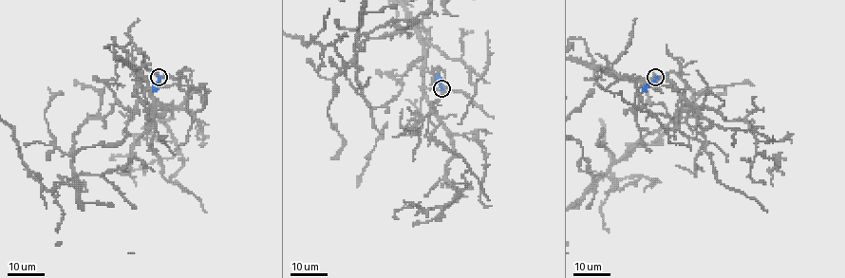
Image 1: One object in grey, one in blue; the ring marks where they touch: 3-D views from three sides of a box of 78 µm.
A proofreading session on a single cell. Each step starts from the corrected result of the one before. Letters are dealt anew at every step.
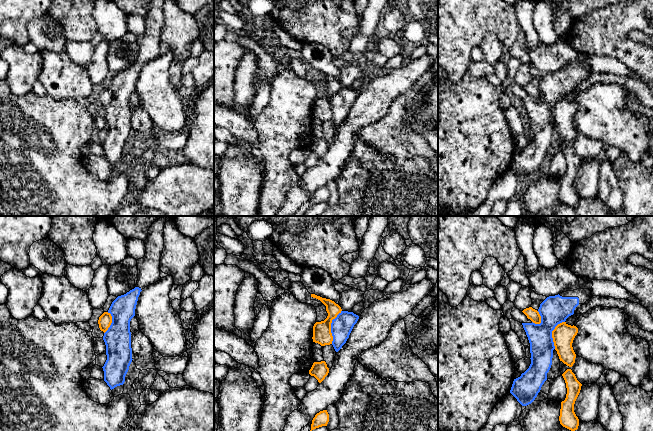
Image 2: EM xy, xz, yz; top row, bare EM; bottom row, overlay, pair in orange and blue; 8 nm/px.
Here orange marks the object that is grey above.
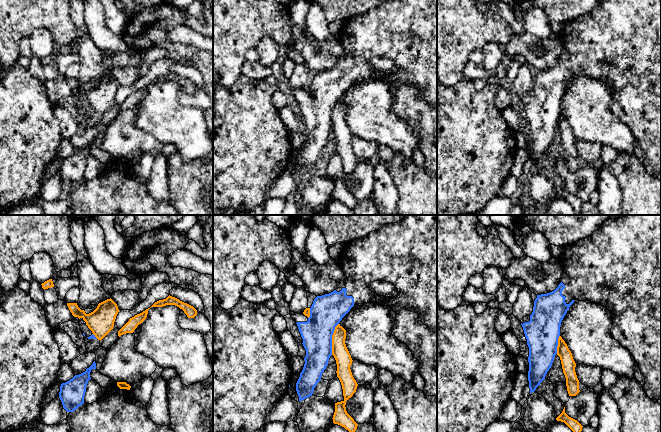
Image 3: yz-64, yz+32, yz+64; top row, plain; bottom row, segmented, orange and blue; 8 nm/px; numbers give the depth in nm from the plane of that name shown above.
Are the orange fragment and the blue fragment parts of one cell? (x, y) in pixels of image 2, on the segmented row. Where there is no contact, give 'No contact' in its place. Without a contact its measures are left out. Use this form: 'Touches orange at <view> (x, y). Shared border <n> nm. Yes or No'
Touches orange at xz (330, 327). Shared border 280 nm. No

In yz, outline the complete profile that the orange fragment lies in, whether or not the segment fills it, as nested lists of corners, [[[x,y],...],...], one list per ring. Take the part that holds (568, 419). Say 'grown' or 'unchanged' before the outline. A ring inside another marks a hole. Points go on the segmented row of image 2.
unchanged; [[[567,369],[562,376],[566,383],[567,394],[565,400],[561,402],[559,421],[563,427],[575,431],[578,429],[579,419],[574,412],[574,404],[582,384],[577,380],[571,369]]]

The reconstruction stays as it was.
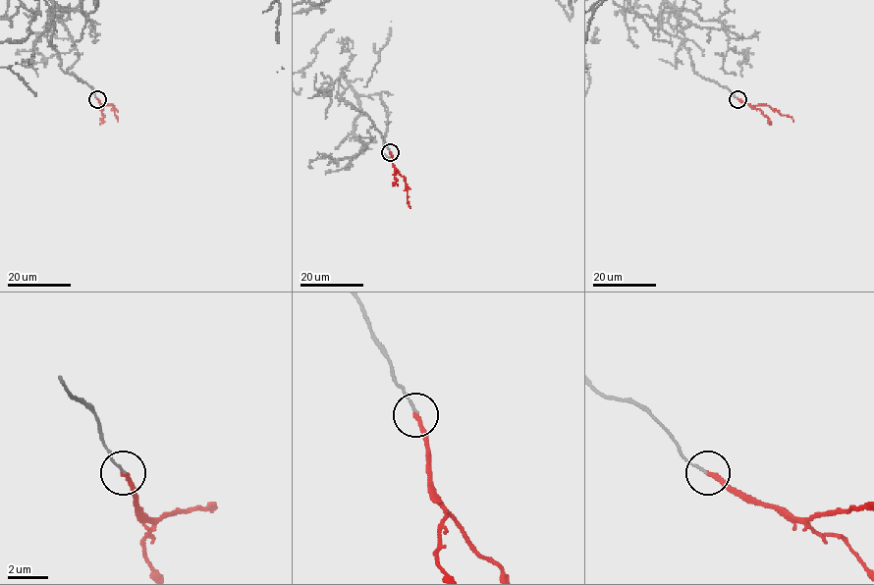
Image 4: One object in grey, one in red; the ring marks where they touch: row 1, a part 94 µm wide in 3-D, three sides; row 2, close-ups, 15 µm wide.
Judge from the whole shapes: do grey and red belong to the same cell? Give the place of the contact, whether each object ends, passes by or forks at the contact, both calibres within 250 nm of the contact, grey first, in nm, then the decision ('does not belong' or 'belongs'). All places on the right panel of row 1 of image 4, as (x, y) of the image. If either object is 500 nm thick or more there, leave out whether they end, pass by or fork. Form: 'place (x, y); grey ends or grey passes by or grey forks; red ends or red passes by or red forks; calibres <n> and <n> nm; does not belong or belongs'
place (737, 99); grey ends; red ends; calibres 90 and 220 nm; does not belong

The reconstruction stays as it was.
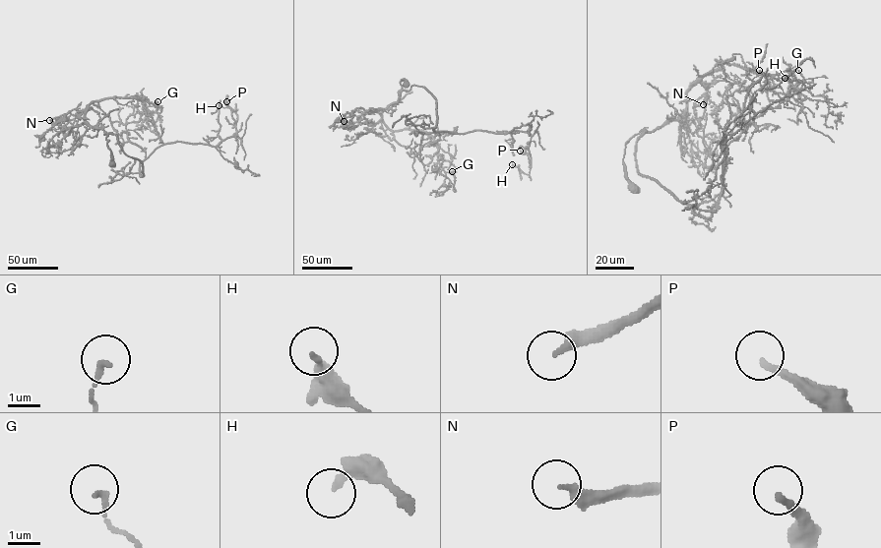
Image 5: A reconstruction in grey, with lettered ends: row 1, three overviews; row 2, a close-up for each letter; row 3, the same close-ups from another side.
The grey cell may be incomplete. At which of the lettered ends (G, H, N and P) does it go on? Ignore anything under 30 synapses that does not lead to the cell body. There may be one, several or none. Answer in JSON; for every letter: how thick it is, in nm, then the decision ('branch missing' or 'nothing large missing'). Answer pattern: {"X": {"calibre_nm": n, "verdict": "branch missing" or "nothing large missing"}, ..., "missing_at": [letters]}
{"G": {"calibre_nm": 150, "verdict": "nothing large missing"}, "H": {"calibre_nm": 240, "verdict": "nothing large missing"}, "N": {"calibre_nm": 280, "verdict": "branch missing"}, "P": {"calibre_nm": 200, "verdict": "nothing large missing"}, "missing_at": ["N"]}

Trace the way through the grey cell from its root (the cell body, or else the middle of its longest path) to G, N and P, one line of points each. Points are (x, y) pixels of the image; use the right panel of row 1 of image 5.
G: (635, 189), (624, 173), (625, 144), (680, 117), (686, 92), (719, 62), (783, 75), (800, 89), (798, 70)
N: (635, 189), (624, 173), (625, 144), (680, 117), (697, 83), (709, 86), (703, 104)
P: (635, 189), (625, 144), (656, 129), (637, 142), (637, 170), (714, 212), (722, 141), (749, 119), (759, 70)

